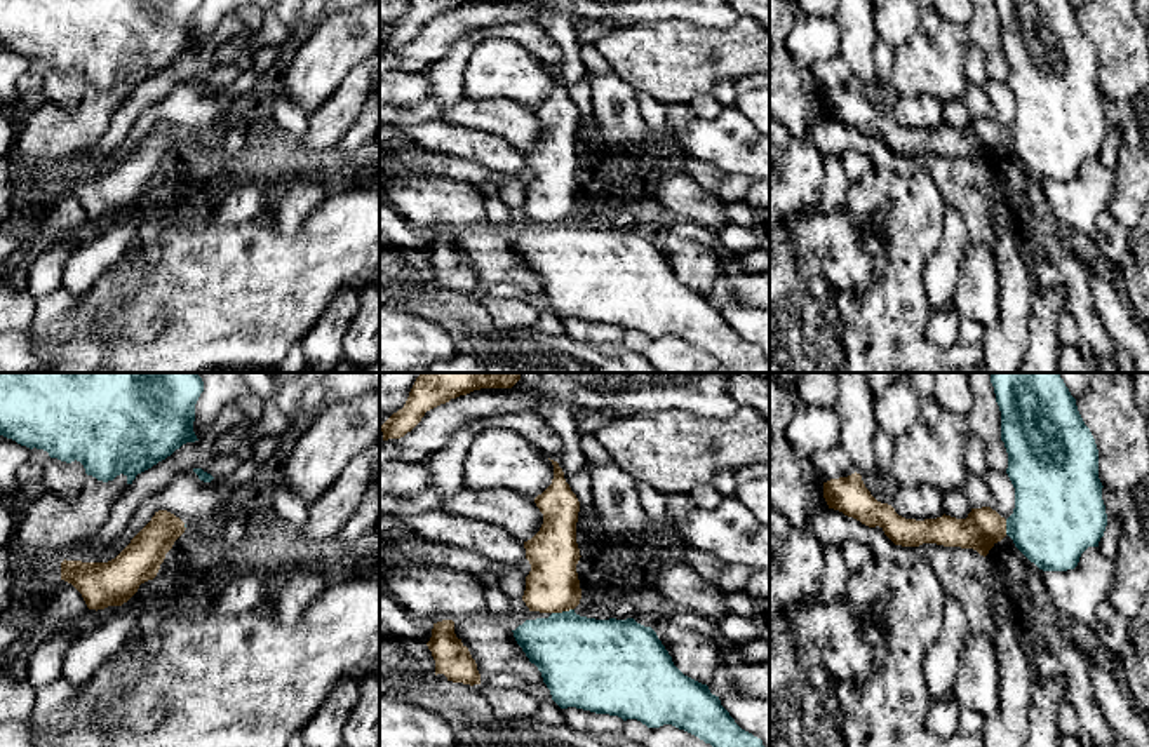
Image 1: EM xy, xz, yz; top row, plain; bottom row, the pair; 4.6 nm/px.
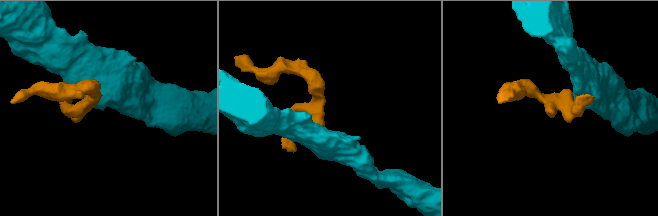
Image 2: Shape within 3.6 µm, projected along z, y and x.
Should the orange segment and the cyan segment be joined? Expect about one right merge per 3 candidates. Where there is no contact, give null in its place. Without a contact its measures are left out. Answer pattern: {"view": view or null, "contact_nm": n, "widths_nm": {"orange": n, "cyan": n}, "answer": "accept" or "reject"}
{"view": "xz", "contact_nm": 110, "widths_nm": {"orange": 240, "cyan": 400}, "answer": "reject"}

